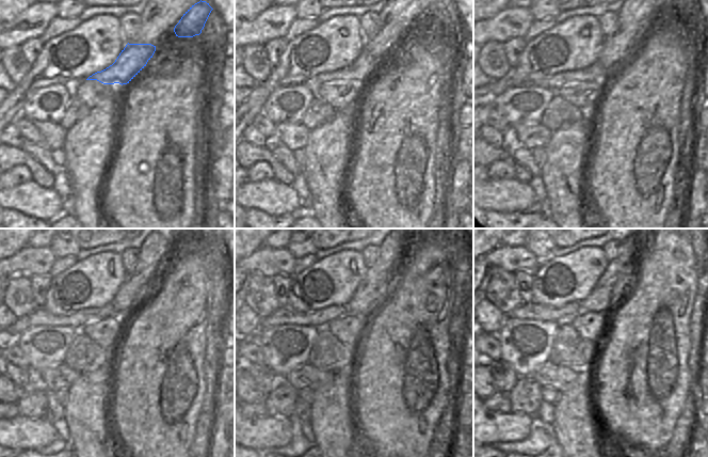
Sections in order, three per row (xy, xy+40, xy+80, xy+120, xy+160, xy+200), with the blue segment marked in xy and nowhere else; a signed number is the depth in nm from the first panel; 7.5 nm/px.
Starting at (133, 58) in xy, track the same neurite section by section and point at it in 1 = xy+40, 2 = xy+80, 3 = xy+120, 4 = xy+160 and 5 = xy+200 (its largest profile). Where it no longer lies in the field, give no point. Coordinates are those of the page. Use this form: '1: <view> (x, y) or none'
1: xy+40 (364, 66)
2: xy+80 (595, 73)
3: xy+120 (81, 318)
4: xy+160 (321, 318)
5: xy+200 (530, 311)

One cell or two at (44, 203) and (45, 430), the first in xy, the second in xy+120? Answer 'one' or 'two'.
one

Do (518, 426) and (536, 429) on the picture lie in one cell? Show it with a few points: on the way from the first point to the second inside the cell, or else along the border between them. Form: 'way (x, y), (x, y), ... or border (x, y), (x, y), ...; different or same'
border (531, 416), (530, 432), (523, 440), (510, 442); different

